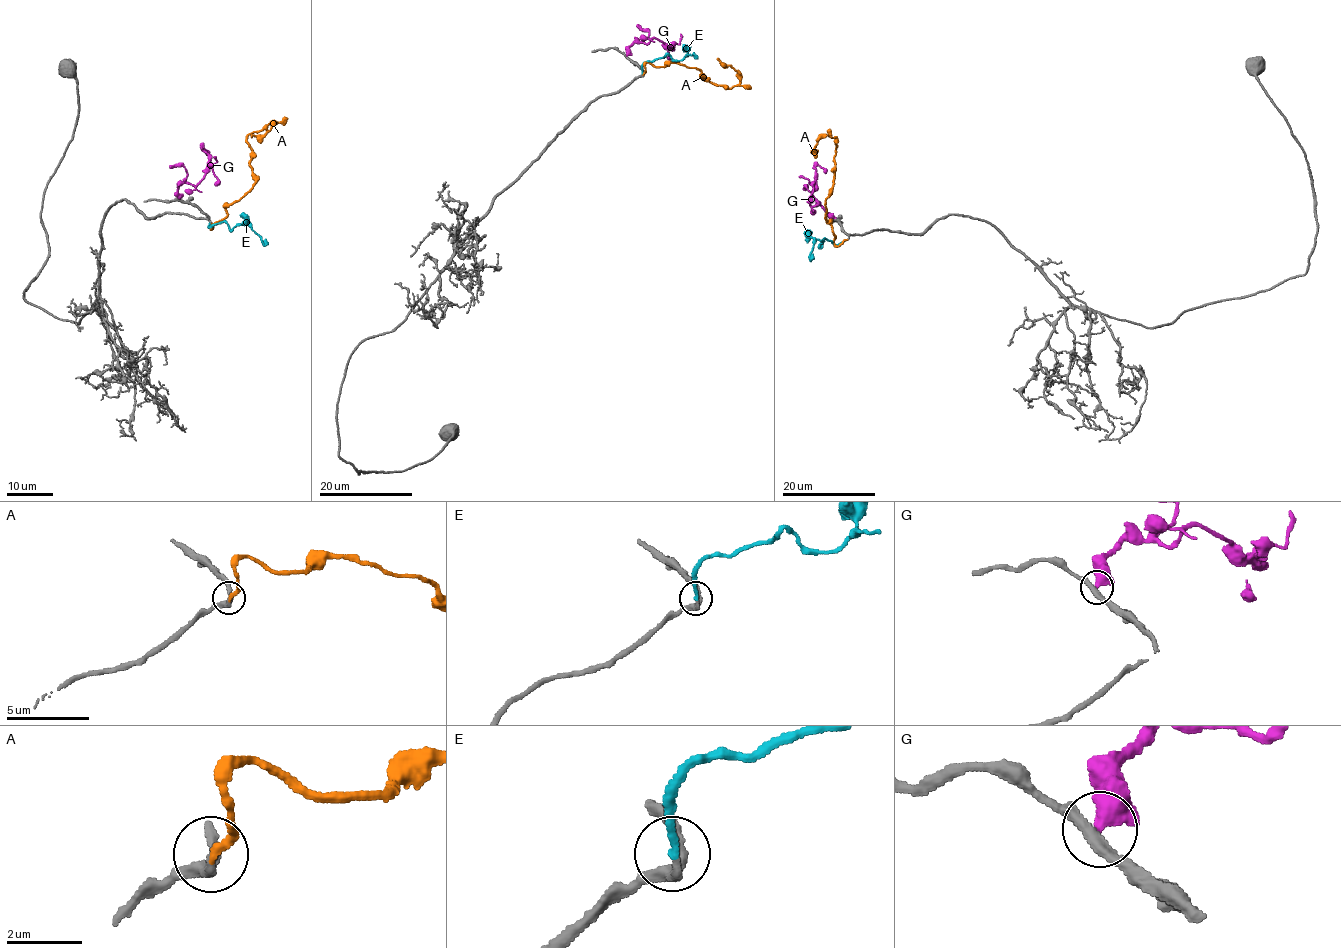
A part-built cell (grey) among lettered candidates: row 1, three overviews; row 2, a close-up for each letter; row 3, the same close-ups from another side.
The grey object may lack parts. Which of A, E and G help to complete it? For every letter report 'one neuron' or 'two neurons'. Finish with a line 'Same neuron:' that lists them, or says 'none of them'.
A: one neuron
E: two neurons
G: one neuron
Same neuron: A, G

